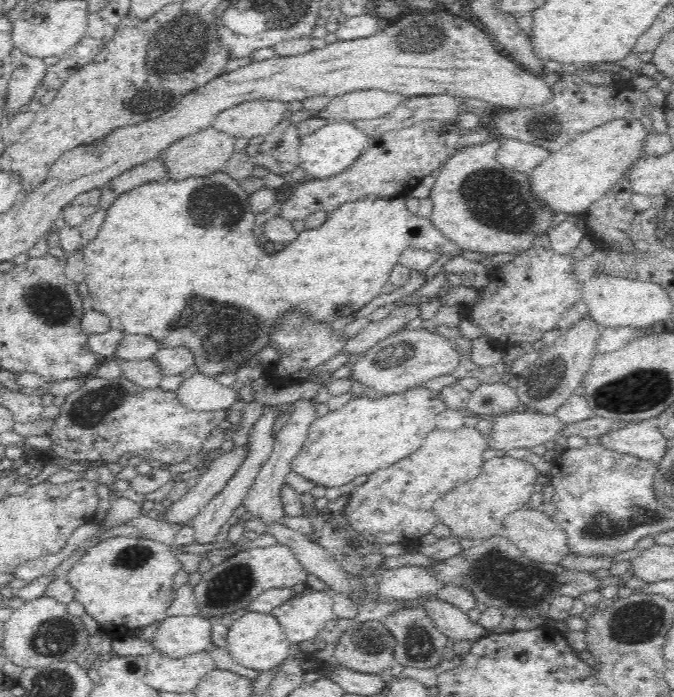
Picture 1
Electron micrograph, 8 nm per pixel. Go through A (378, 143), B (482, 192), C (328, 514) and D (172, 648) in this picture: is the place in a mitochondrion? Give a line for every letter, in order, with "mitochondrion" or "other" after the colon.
A: other
B: mitochondrion
C: other
D: other

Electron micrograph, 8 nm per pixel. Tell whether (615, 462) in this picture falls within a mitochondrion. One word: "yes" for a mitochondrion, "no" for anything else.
no

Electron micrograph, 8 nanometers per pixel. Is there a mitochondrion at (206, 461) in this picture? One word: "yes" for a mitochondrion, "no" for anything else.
no

